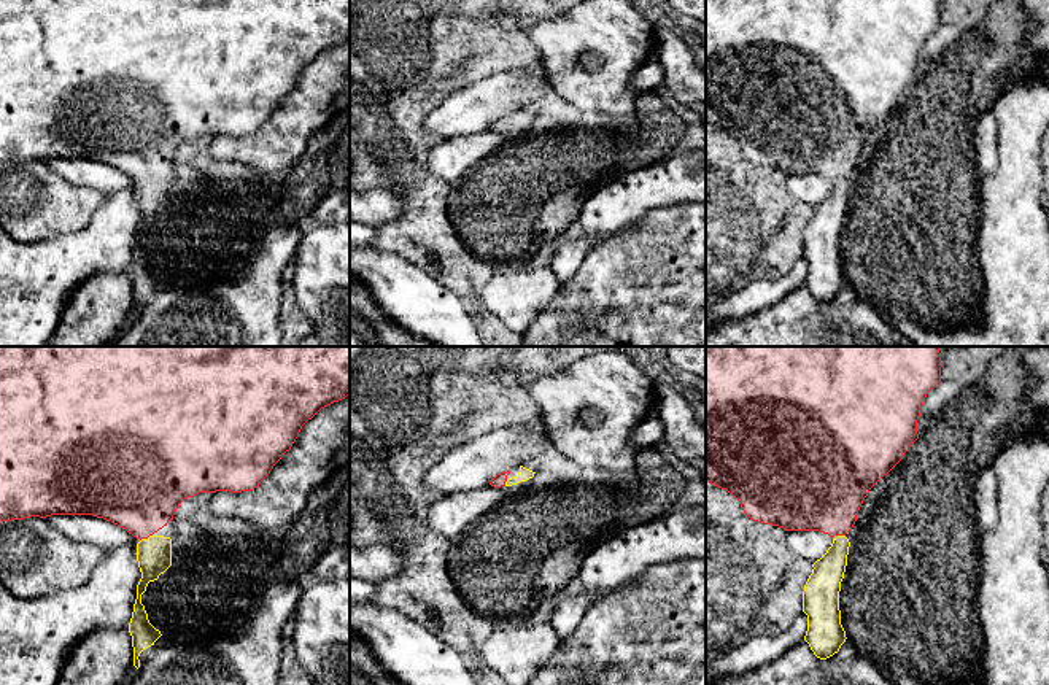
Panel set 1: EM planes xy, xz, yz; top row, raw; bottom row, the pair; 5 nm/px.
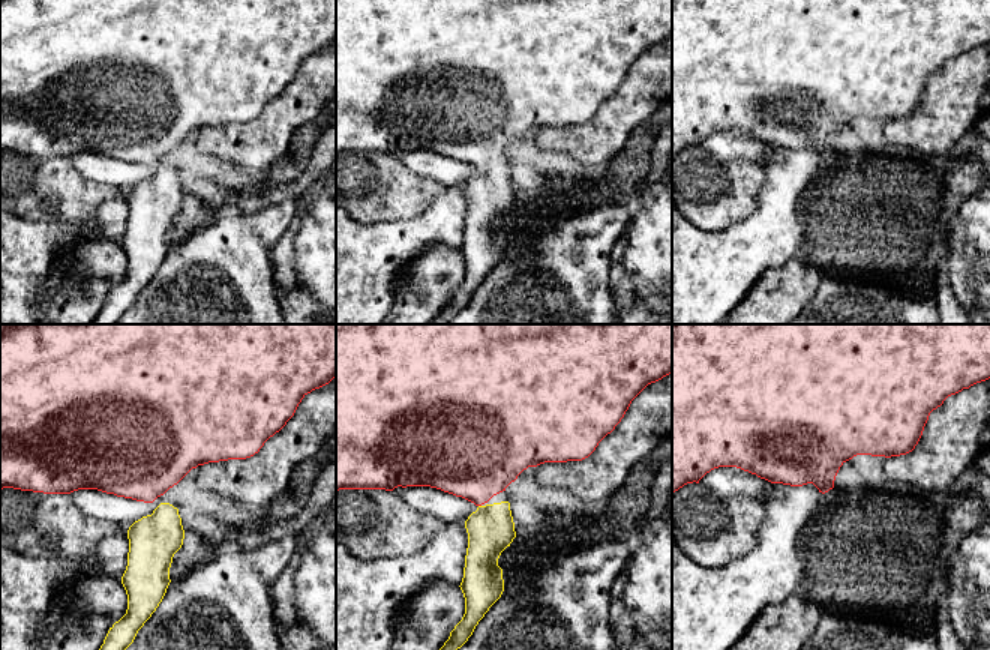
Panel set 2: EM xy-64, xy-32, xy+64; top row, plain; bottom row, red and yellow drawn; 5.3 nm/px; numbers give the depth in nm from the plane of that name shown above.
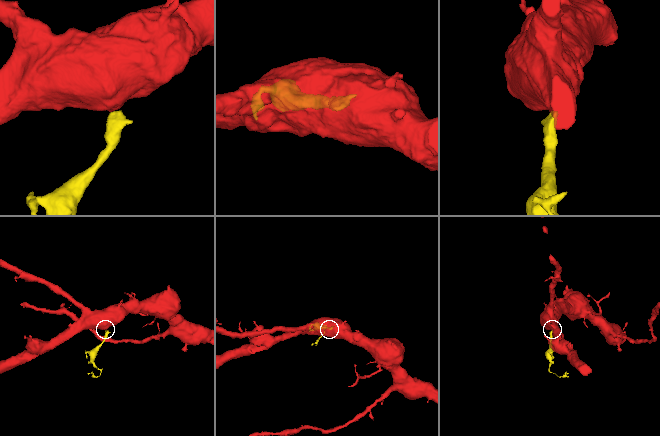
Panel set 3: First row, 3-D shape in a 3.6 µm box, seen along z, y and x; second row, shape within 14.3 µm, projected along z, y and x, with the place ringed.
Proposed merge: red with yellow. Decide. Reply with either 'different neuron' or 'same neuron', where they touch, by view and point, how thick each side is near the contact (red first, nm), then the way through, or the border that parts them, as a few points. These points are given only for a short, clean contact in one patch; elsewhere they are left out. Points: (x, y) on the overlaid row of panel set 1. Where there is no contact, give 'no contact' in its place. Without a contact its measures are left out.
same neuron; meets red in xy at (145, 537); 420 nm thick on the red side, 180 nm on the other; runs through xy (140, 488), (145, 537), (154, 553)

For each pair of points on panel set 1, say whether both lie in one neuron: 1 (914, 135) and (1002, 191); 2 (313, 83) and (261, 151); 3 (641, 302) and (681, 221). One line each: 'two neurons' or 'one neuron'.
1: two neurons
2: one neuron
3: one neuron

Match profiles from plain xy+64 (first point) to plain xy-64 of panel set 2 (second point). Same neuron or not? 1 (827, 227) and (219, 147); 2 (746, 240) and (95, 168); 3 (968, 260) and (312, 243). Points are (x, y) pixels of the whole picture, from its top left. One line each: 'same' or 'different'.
1: different
2: different
3: same

